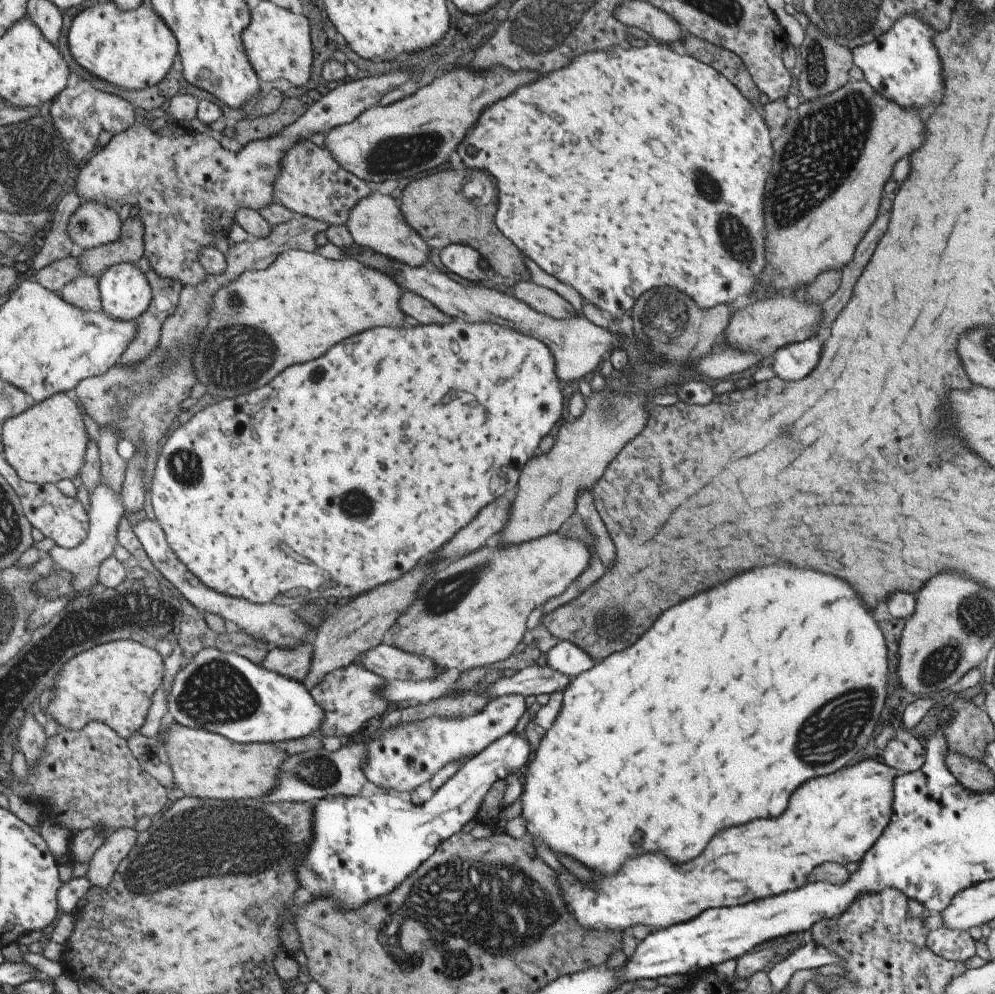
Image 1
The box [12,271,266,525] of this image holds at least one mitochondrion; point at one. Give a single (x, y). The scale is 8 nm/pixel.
(120, 400)

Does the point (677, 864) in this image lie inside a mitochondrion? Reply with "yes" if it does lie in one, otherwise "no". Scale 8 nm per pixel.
no

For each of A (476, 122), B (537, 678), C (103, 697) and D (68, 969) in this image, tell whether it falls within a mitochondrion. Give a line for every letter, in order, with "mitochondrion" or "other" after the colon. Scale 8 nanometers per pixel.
A: other
B: other
C: other
D: other

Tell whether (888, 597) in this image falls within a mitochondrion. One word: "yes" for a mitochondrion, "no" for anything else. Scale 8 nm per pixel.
no

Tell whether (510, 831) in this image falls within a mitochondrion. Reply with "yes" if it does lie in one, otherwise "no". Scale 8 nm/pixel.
no

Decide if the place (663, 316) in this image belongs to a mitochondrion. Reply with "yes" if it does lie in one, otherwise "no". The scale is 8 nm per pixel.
yes

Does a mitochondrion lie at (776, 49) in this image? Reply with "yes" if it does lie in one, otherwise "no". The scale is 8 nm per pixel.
no

